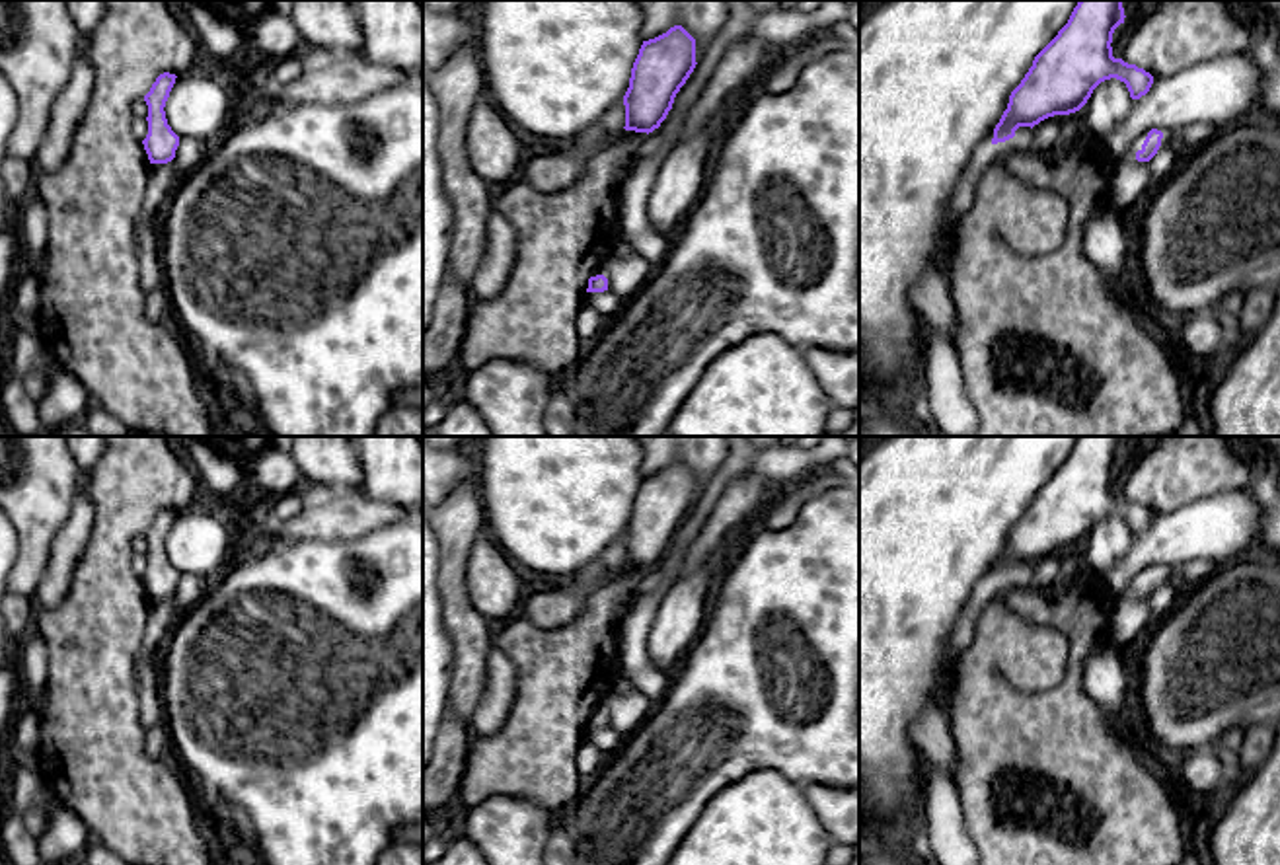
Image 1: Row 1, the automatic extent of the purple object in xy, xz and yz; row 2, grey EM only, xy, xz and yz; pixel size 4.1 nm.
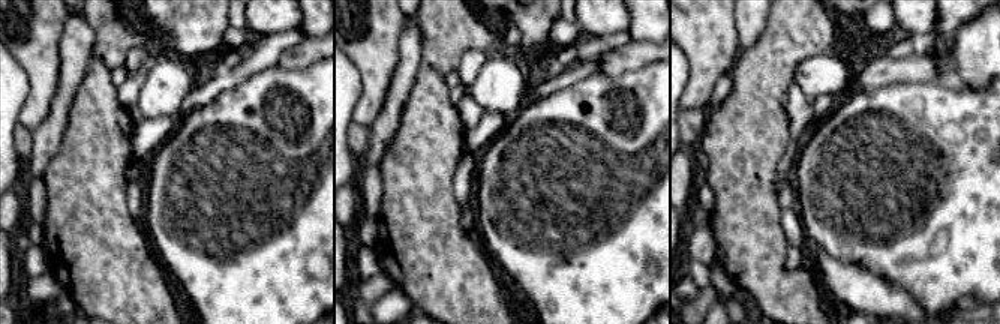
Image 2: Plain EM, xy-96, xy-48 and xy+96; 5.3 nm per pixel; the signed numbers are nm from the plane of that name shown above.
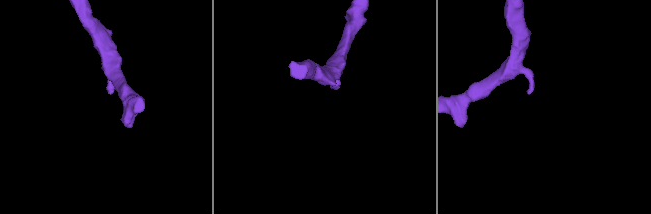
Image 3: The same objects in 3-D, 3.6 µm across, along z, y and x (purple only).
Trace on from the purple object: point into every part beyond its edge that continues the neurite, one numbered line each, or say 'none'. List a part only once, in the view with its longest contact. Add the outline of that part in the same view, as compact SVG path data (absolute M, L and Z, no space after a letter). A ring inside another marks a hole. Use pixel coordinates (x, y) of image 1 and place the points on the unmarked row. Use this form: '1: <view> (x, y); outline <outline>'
none

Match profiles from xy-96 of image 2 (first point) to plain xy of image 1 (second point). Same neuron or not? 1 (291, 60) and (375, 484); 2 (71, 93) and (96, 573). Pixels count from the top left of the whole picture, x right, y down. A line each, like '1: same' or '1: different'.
1: different
2: different

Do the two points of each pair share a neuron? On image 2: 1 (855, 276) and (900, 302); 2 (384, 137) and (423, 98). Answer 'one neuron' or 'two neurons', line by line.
1: one neuron
2: two neurons

